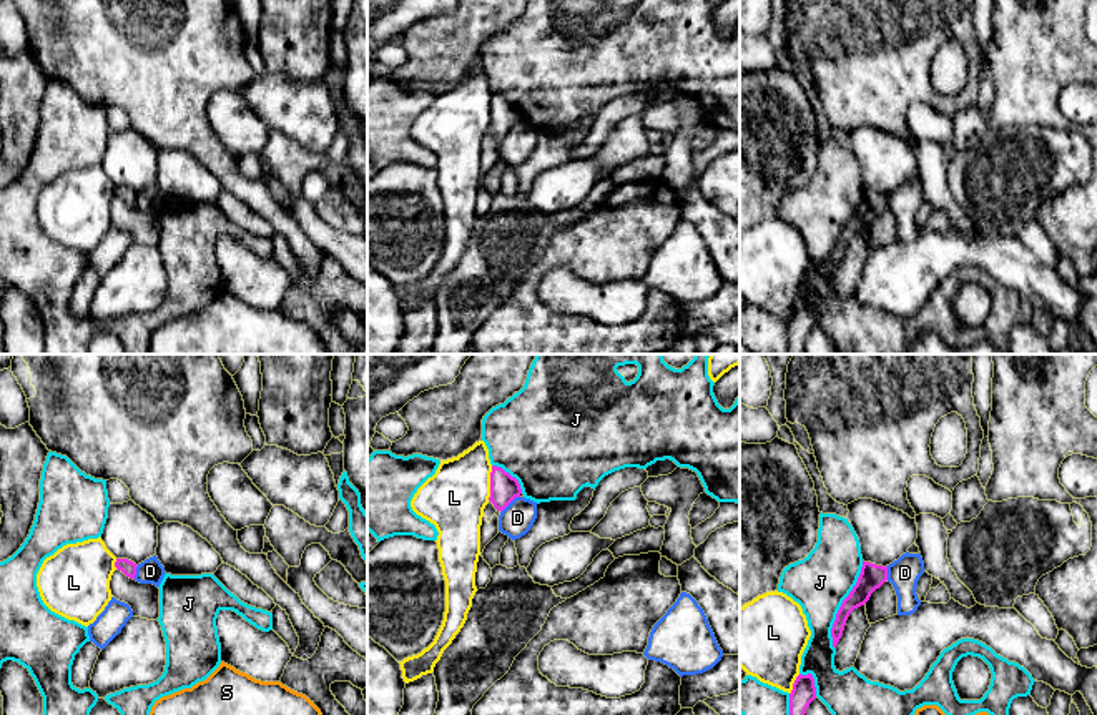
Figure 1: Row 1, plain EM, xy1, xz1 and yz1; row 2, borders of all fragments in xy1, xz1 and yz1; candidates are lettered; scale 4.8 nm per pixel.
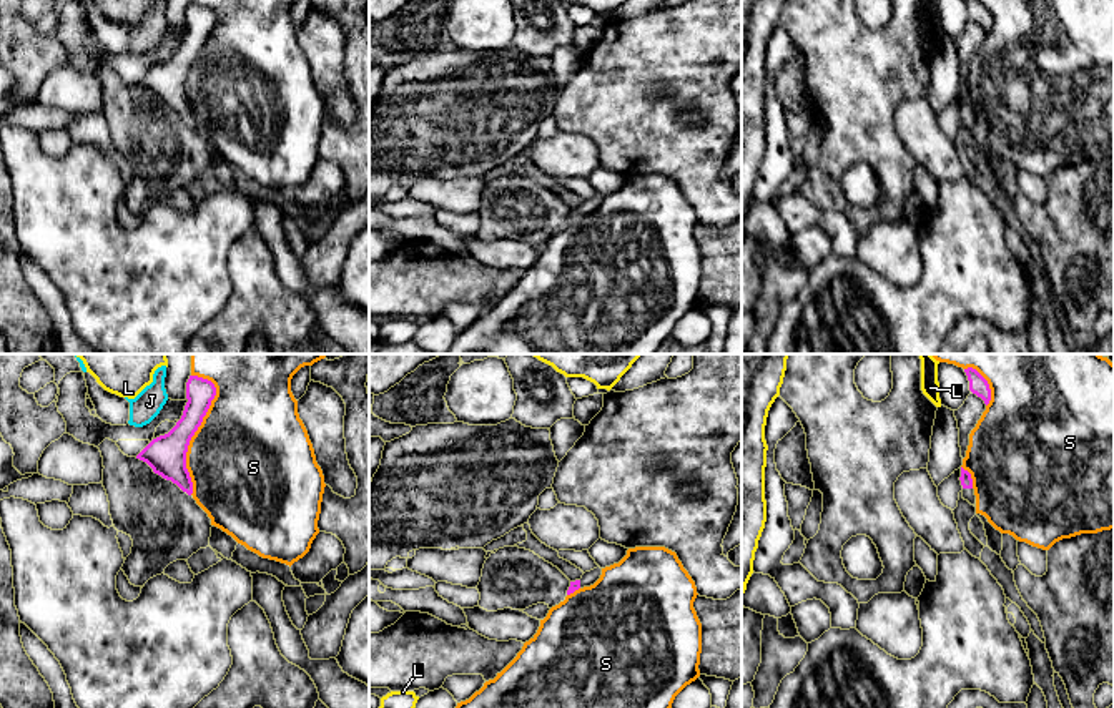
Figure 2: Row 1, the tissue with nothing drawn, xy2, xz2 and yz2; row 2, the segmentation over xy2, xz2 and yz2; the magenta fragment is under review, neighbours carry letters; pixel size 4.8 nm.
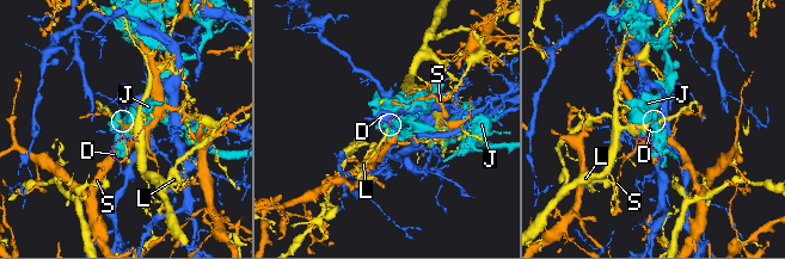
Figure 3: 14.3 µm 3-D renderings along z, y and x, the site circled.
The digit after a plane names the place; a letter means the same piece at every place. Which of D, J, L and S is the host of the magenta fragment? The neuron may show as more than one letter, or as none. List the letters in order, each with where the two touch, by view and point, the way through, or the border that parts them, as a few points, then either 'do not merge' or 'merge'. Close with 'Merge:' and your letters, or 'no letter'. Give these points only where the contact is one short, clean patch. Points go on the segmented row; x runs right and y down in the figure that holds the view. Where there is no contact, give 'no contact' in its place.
D: contact xz1 (509, 502); border xz1 (519, 496), (501, 512); do not merge
J: contact yz1 (841, 606); do not merge
L: contact xz1 (491, 483); do not merge
S: contact xy2 (197, 429); do not merge
Merge: no letter

